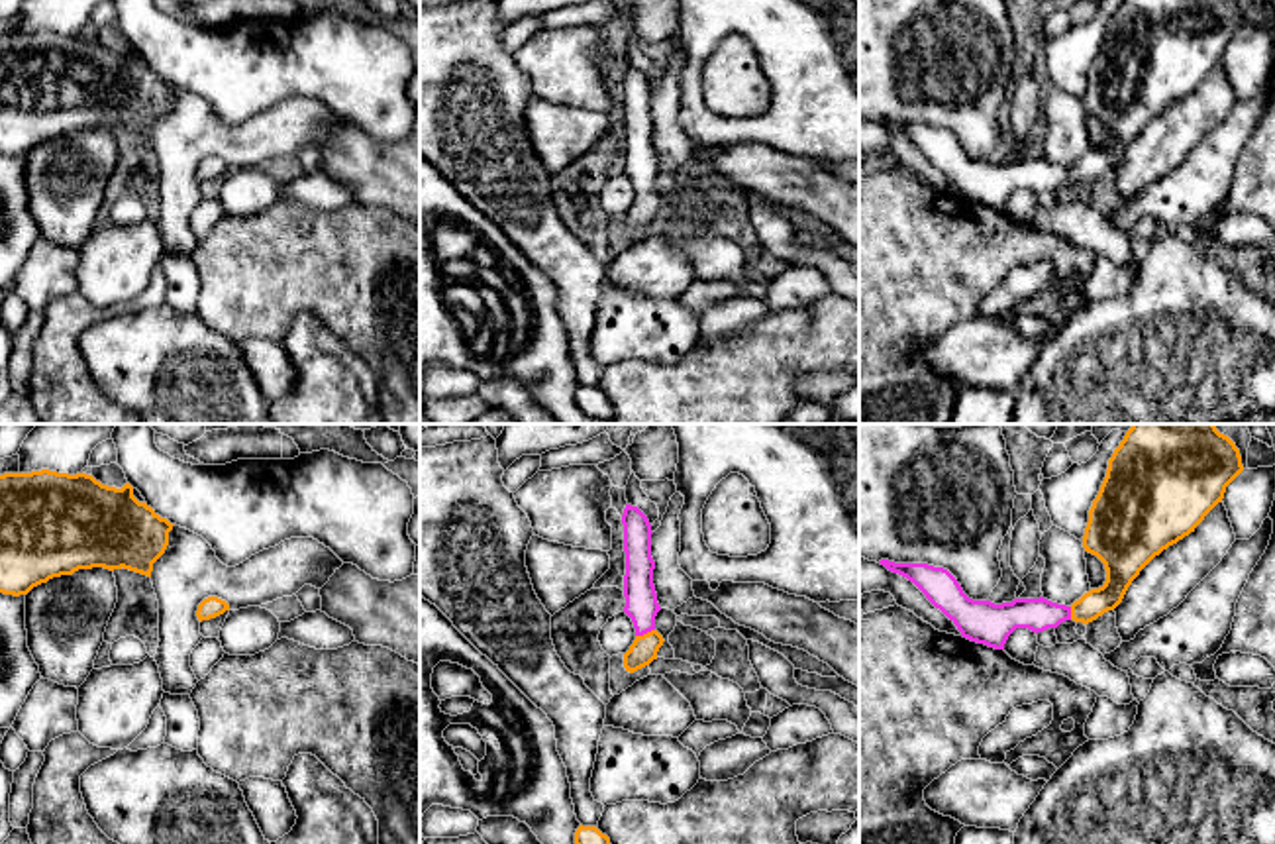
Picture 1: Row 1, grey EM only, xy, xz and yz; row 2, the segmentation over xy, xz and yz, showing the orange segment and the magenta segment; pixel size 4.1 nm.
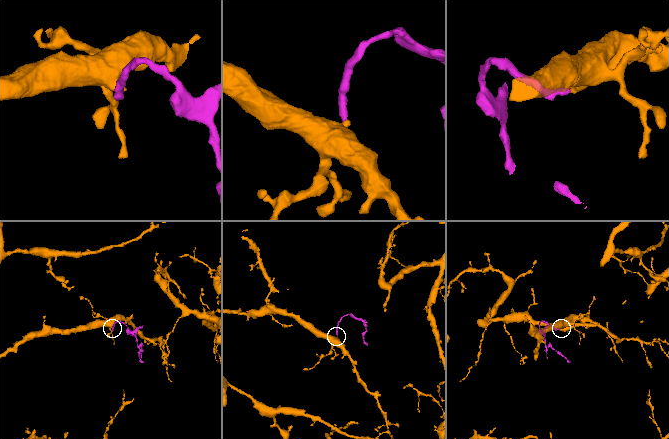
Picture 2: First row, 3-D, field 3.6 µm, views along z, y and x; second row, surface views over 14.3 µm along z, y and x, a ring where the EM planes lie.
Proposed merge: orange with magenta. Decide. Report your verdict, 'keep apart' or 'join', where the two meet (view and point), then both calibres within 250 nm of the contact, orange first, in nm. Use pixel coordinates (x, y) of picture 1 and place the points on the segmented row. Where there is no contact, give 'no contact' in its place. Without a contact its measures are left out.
join | xz (644, 634) | 110/140 nm

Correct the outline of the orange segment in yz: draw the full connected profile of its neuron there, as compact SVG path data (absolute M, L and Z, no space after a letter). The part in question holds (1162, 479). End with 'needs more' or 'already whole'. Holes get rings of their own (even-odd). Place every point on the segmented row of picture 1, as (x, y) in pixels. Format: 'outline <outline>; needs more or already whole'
outline M1132 424L1108 459L1106 477L1089 510L1083 536L1085 552L1096 555L1106 569L1106 581L1091 589L1071 607L1040 599L1014 599L994 605L969 599L957 579L944 567L928 563L894 563L881 559L889 571L912 581L940 608L963 638L1004 650L1016 628L1044 632L1065 620L1089 624L1114 610L1140 571L1163 550L1177 544L1204 520L1224 499L1226 487L1244 471L1236 444L1214 424Z; needs more

